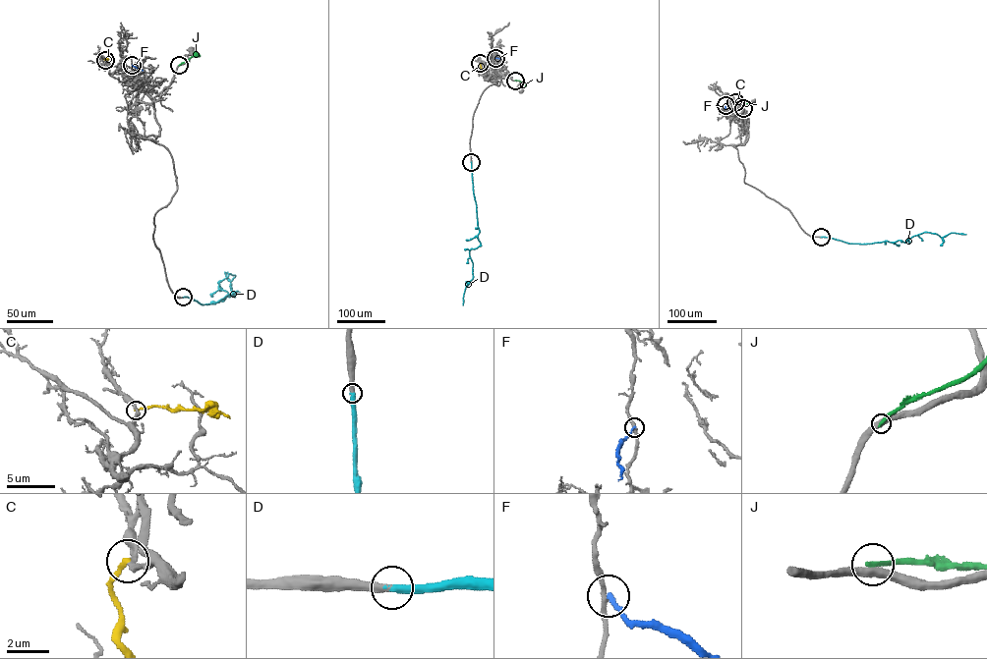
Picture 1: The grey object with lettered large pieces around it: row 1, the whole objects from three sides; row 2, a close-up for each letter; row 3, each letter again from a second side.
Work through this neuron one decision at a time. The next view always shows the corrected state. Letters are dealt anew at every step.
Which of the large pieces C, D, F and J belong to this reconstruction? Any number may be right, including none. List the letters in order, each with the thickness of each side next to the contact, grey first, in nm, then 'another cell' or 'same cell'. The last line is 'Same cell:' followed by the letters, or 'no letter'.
C: 280 nm thick on the grey side, 200 nm on the other; another cell
D: 360 nm thick on the grey side, 360 nm on the other; same cell
F: 240 nm thick on the grey side, 200 nm on the other; another cell
J: 440 nm thick on the grey side, 280 nm on the other; another cell
Same cell: D

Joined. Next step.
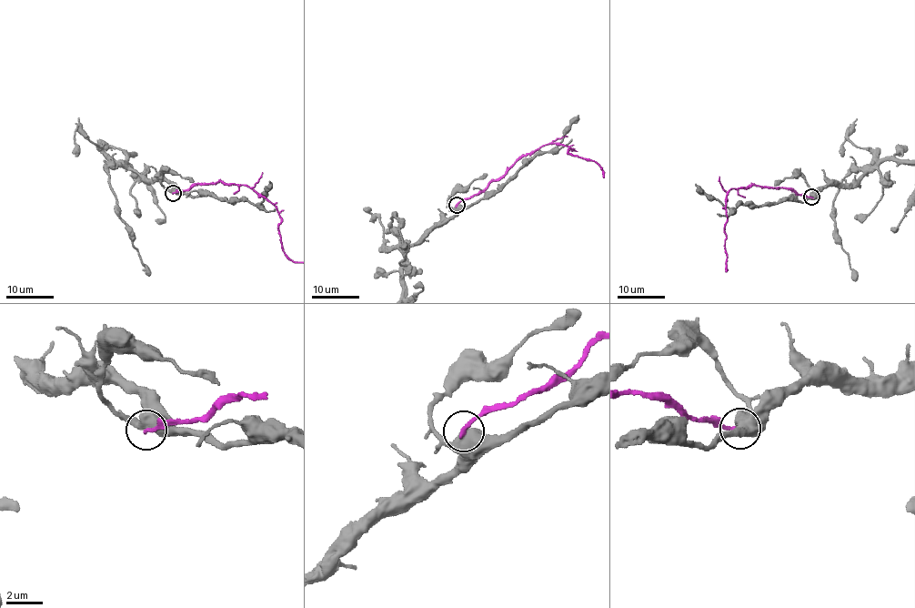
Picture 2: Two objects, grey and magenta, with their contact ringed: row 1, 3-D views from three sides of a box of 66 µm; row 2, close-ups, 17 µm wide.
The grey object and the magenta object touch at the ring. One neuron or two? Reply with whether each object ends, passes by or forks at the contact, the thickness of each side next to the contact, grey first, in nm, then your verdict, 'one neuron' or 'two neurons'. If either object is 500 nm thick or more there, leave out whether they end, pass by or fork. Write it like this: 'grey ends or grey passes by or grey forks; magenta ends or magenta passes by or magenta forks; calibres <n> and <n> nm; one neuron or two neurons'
calibres 700 and 220 nm; two neurons

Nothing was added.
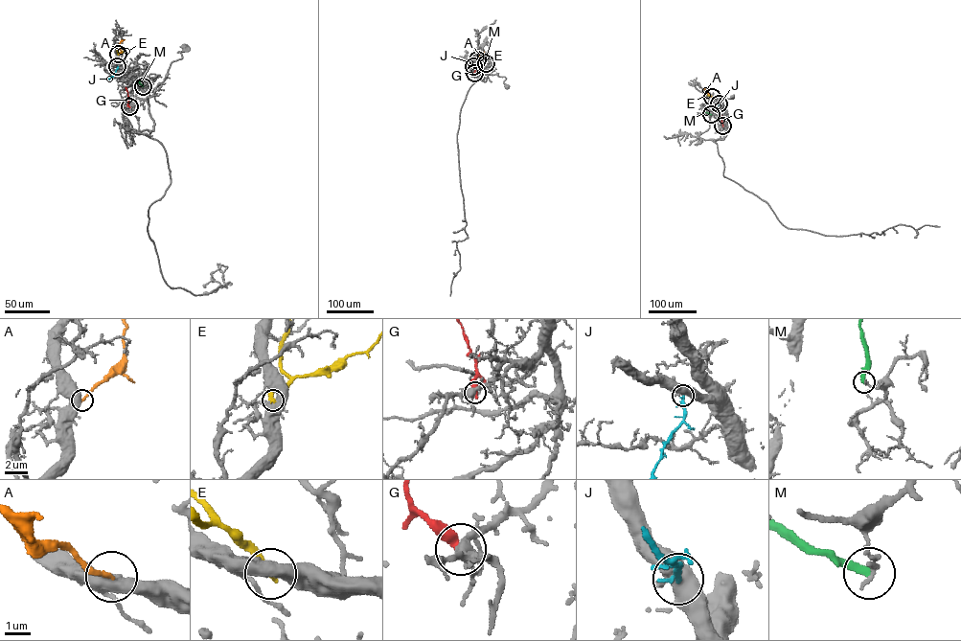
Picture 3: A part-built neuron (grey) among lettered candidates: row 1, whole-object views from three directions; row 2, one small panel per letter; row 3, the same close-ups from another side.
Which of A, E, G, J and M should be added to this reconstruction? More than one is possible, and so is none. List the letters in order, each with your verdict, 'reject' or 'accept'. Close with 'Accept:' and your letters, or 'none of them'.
A: reject
E: reject
G: reject
J: accept
M: reject
Accept: J

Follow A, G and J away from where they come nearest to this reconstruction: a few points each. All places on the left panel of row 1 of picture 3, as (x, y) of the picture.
A: (119, 54), (119, 44), (125, 39)
G: (129, 106), (125, 87)
J: (117, 66), (108, 79)

